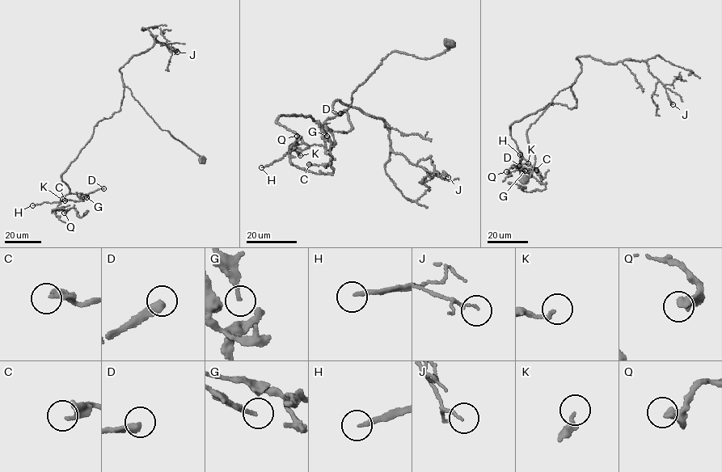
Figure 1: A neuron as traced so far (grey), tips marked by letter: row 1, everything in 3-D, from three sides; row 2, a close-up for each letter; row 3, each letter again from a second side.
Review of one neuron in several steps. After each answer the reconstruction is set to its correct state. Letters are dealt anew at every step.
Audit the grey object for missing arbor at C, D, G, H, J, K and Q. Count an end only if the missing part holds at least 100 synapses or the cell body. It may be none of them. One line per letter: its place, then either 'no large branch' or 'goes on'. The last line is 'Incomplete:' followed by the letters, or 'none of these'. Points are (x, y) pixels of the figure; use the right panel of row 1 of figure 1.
C: place (536, 170); no large branch
D: place (519, 166); no large branch
G: place (525, 170); no large branch
H: place (520, 154); goes on
J: place (673, 104); no large branch
K: place (528, 163); no large branch
Q: place (506, 171); no large branch
Incomplete: H

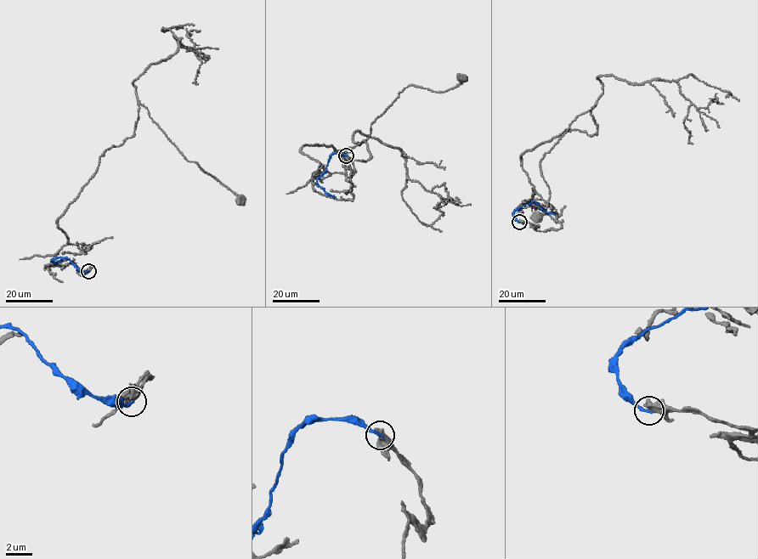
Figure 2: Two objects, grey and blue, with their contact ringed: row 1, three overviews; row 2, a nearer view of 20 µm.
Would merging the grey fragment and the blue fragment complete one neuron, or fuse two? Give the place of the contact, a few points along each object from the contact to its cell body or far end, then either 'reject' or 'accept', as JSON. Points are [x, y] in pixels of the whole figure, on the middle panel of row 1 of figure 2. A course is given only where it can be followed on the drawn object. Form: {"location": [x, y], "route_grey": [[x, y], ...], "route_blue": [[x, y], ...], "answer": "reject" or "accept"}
{"location": [346, 155], "route_grey": [[346, 155], [353, 199], [313, 189], [324, 169], [302, 146], [369, 160], [363, 142], [398, 93], [462, 78]], "route_blue": [[346, 155], [339, 153], [330, 155], [326, 167], [317, 179], [318, 184], [335, 197]], "answer": "reject"}

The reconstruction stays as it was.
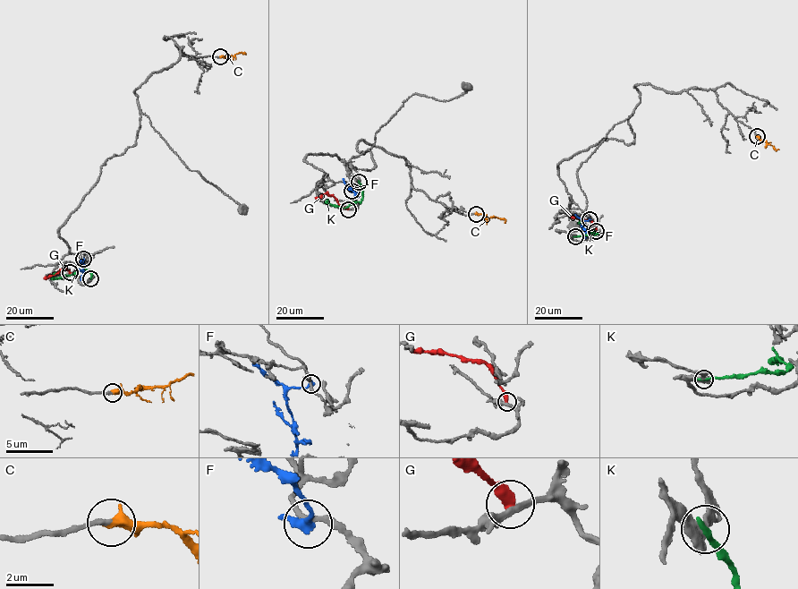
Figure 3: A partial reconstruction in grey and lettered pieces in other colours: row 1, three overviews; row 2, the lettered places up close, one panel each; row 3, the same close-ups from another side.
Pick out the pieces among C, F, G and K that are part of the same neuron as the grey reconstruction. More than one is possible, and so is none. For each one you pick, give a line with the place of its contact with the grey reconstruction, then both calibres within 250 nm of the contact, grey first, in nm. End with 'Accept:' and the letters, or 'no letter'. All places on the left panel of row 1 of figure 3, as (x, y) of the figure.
C: Touches grey at (220, 56). Thickness 200 nm (grey) against 460 nm
Accept: C

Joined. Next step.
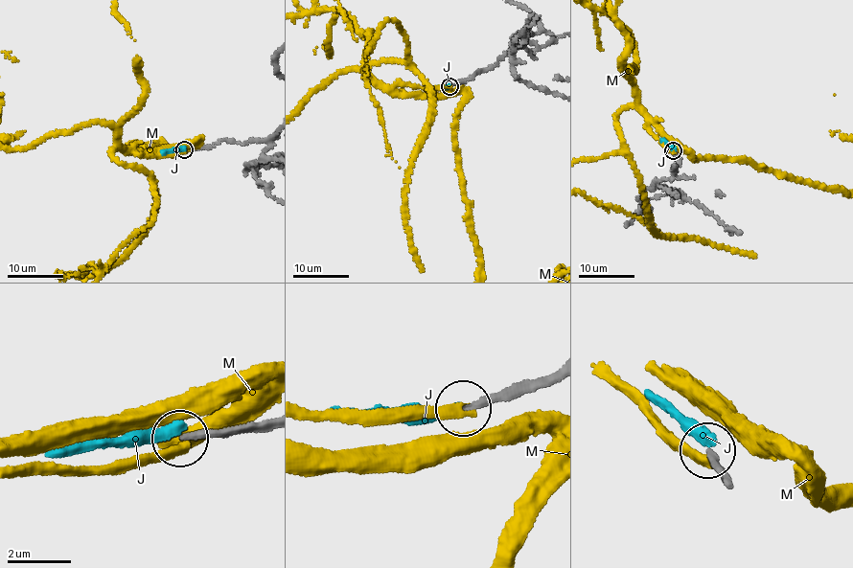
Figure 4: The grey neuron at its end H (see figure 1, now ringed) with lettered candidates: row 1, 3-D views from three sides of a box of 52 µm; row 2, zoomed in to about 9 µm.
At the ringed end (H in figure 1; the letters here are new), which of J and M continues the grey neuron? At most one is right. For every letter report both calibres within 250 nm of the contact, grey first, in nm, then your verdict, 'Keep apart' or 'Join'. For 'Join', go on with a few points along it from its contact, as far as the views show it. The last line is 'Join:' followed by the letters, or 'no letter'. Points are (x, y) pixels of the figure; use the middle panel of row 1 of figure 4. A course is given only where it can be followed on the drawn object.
J: Thickness 240 nm (grey) against 320 nm. Keep apart
M: Thickness 240 nm (grey) against 200 nm. Keep apart
Join: no letter

